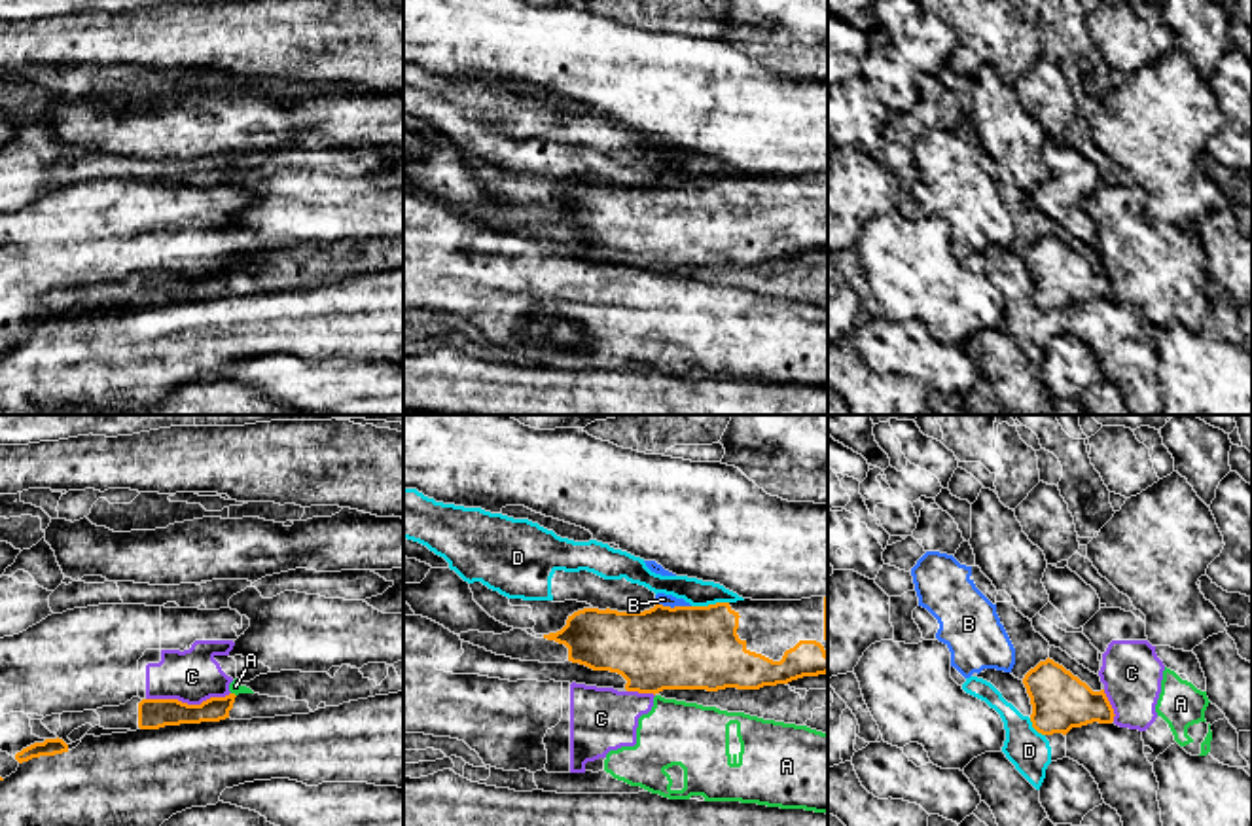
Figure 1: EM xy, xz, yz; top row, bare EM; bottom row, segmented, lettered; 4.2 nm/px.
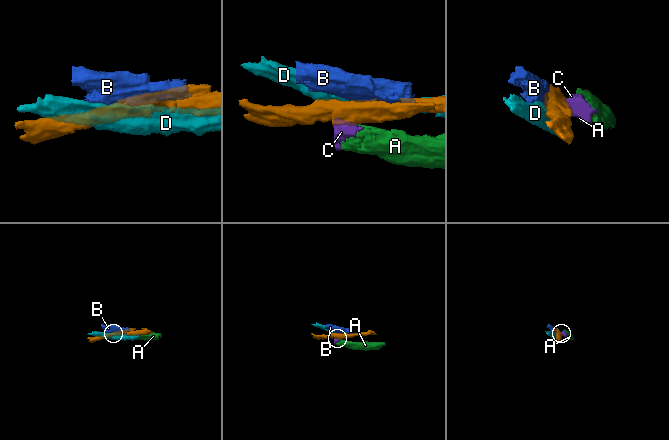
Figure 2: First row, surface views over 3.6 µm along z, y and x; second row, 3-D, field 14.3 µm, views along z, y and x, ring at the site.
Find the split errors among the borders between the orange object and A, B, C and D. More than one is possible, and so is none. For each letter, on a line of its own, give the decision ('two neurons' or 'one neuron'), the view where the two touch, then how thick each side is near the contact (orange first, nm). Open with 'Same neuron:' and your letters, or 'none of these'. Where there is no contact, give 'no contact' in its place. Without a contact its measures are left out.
Same neuron: none of these
A: two neurons; meets orange in xy; 110 nm thick on the orange side, 50 nm on the other
B: two neurons; meets orange in xz; 360 nm thick on the orange side, 50 nm on the other
C: two neurons; meets orange in xy; 130 nm thick on the orange side, 220 nm on the other
D: two neurons; meets orange in xz; 360 nm thick on the orange side, 110 nm on the other

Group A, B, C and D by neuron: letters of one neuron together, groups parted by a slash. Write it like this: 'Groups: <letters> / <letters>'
Groups: A C / B / D

